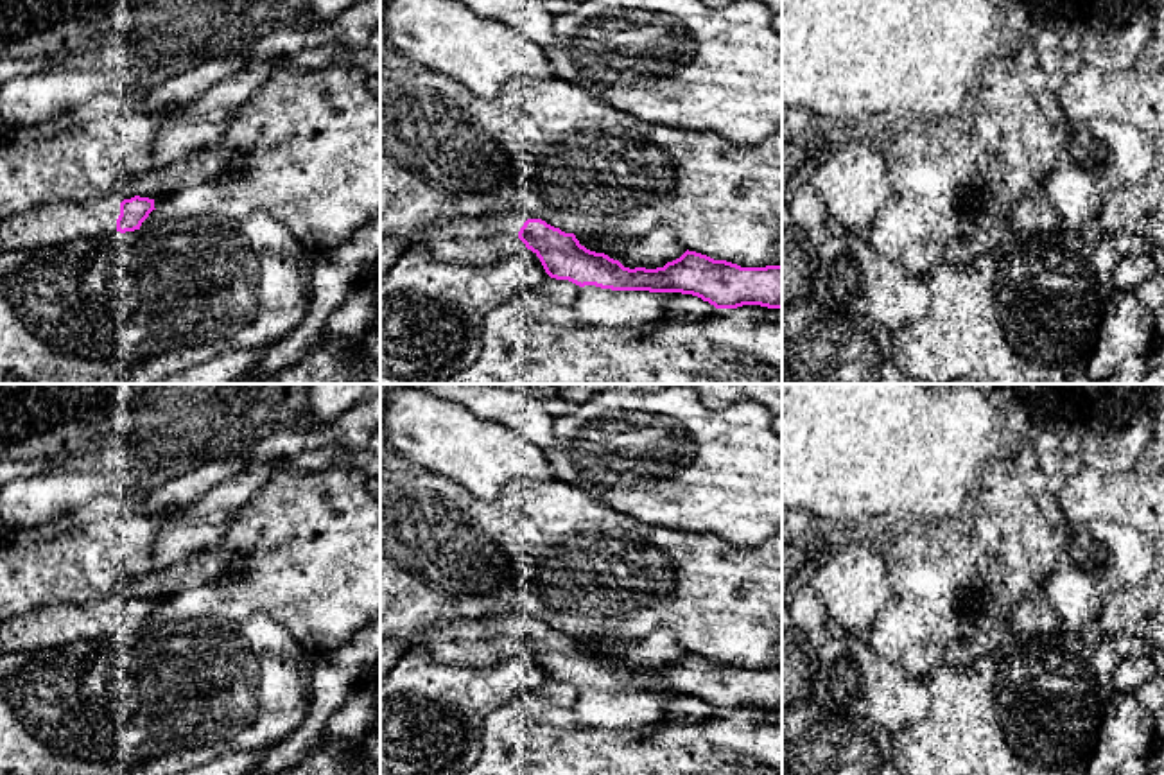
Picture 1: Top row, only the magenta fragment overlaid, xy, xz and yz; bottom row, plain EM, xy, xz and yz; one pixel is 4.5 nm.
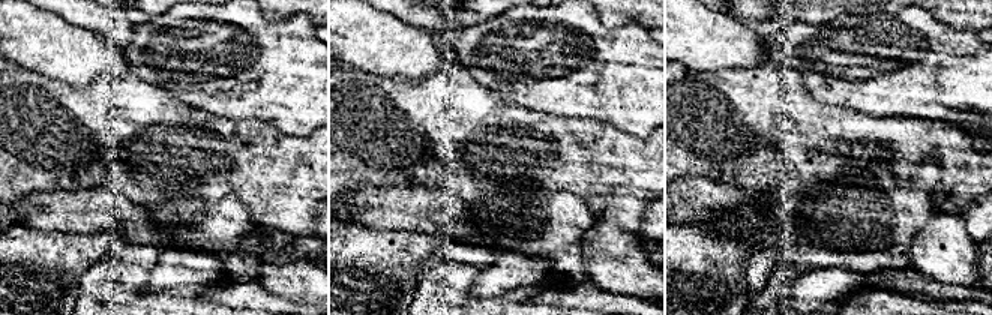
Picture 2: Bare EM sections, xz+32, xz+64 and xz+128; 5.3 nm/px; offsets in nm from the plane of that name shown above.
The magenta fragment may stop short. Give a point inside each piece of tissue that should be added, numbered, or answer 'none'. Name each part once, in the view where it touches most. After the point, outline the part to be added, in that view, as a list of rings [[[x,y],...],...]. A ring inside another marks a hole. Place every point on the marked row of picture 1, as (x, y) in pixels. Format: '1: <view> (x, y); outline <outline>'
1: xy (51, 223); outline [[[135,194],[106,196],[88,203],[43,203],[0,221],[0,253],[59,246],[74,239],[117,231],[120,203]]]

